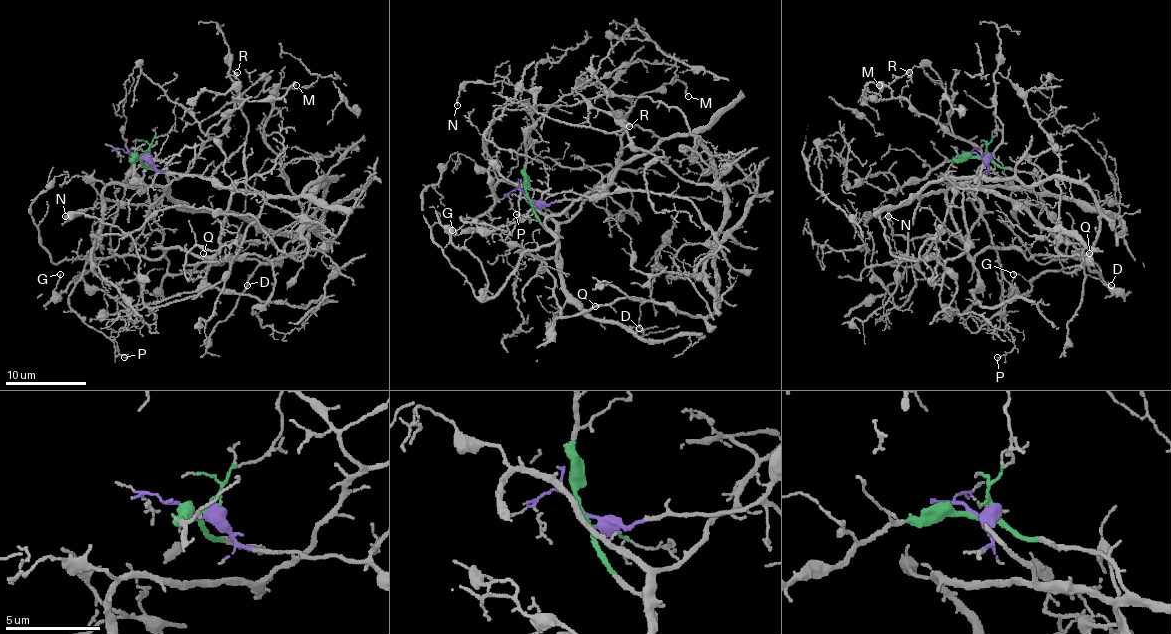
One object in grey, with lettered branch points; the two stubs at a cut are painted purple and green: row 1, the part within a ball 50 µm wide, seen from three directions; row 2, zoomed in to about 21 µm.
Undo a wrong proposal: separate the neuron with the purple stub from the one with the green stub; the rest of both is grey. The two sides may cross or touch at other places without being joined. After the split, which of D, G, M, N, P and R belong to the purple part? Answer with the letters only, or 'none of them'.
D, G, N

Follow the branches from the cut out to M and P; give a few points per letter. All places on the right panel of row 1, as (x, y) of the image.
M: (982, 157), (1031, 171), (1043, 189), (1010, 189), (974, 145), (904, 97), (863, 95), (880, 85)
P: (982, 157), (1031, 171), (1043, 187), (964, 183), (998, 254), (1000, 304), (1014, 343), (996, 357)

